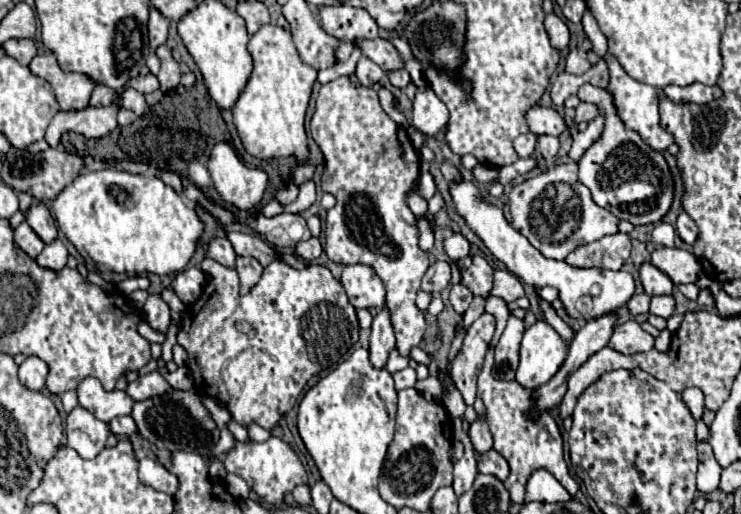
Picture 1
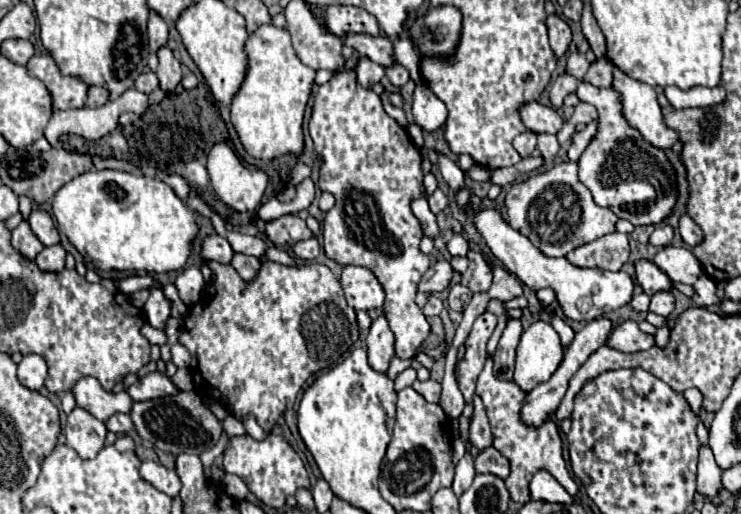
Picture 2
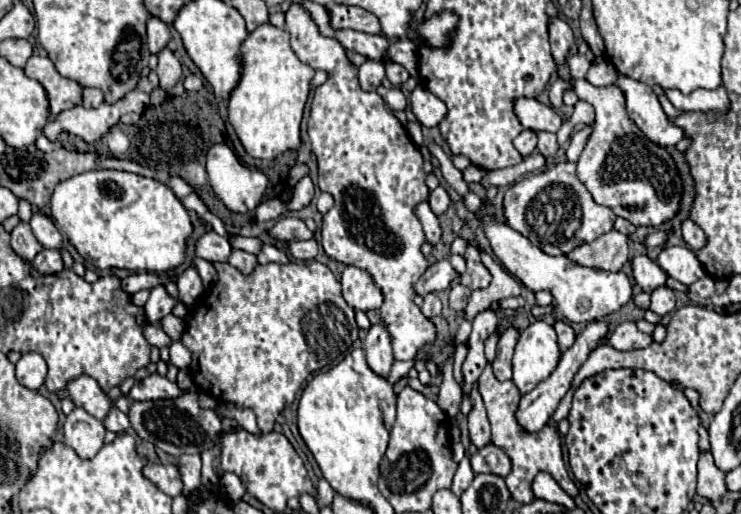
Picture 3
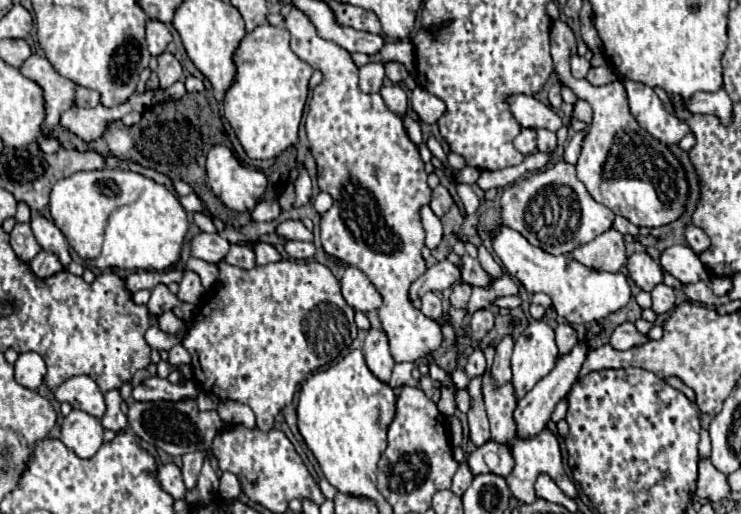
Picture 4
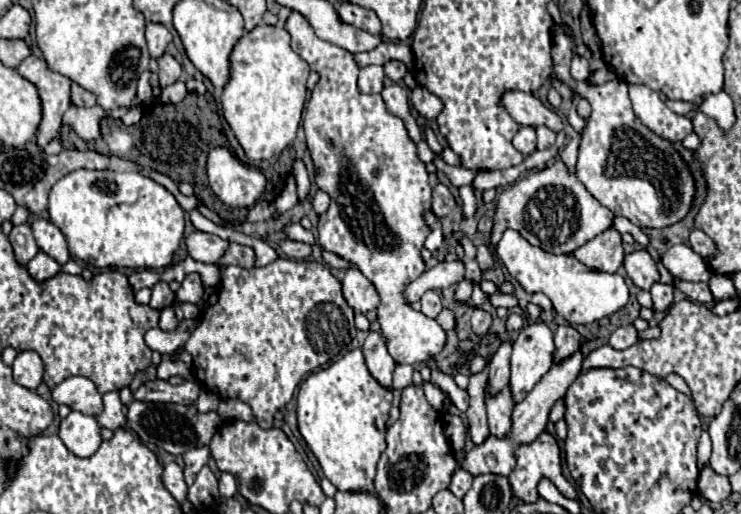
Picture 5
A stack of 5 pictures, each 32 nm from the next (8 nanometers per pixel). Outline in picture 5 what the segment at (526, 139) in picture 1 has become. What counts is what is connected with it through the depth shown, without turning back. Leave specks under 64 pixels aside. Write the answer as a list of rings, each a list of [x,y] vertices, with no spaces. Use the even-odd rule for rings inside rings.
[[[520,126],[520,130],[516,132],[512,144],[524,156],[532,154],[536,150],[536,130],[532,126]]]

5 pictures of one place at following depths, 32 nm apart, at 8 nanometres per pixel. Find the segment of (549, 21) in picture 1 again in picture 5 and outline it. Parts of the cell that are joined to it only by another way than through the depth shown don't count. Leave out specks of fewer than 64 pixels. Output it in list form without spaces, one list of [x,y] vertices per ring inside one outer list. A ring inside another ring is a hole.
[[[556,26],[554,34],[554,72],[558,79],[592,104],[592,114],[580,134],[576,178],[584,188],[616,216],[628,218],[640,228],[666,228],[680,222],[692,208],[696,186],[688,164],[674,150],[674,144],[648,130],[632,110],[624,80],[610,80],[600,86],[586,86],[570,76],[573,37]]]

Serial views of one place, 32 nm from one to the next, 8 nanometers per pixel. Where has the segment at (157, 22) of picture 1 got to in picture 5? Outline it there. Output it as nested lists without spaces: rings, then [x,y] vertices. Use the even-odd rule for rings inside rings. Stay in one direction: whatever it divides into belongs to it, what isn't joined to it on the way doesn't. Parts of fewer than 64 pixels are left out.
[[[146,24],[146,40],[152,58],[160,58],[166,52],[166,46],[172,42],[172,34],[162,24]]]

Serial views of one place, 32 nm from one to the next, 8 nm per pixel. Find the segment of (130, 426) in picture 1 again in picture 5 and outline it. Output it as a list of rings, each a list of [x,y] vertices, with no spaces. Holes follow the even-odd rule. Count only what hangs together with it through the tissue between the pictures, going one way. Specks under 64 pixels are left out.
[[[108,392],[102,396],[102,402],[104,402],[104,410],[96,416],[98,424],[104,426],[104,428],[110,428],[110,430],[116,430],[120,426],[124,426],[126,418],[122,414],[122,402],[119,392]]]

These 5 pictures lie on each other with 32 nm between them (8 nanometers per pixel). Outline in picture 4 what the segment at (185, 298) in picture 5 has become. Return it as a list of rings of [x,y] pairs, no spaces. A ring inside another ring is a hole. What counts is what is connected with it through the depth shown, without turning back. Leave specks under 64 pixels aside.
[[[184,272],[184,278],[180,282],[180,290],[178,290],[178,300],[180,302],[190,302],[190,304],[198,304],[202,294],[204,294],[204,286],[200,282],[200,276],[196,272]]]

